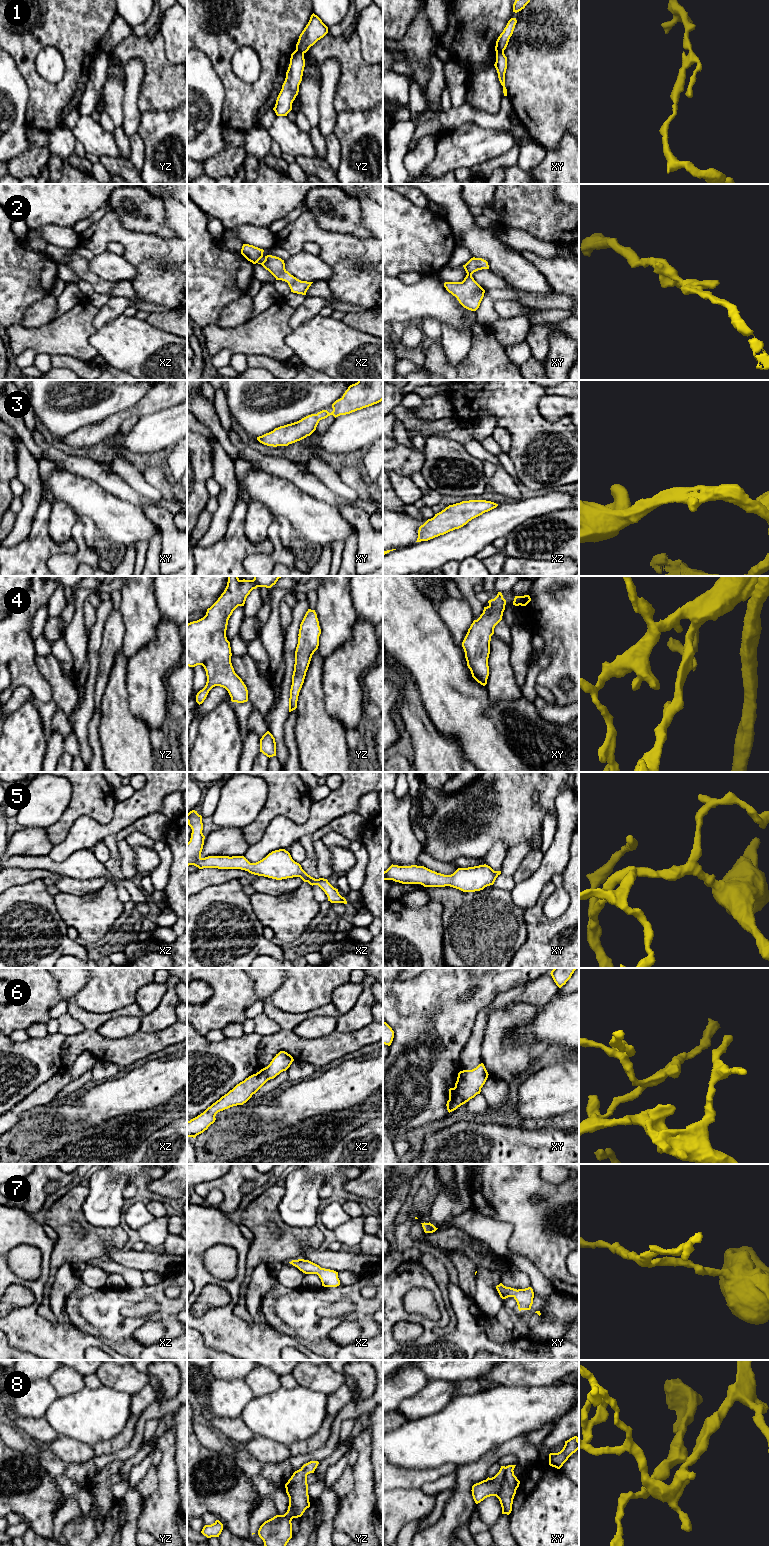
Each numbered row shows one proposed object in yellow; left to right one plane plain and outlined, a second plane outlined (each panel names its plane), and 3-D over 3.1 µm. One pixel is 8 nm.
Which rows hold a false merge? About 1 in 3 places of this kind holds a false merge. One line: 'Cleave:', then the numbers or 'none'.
Cleave: 1, 6

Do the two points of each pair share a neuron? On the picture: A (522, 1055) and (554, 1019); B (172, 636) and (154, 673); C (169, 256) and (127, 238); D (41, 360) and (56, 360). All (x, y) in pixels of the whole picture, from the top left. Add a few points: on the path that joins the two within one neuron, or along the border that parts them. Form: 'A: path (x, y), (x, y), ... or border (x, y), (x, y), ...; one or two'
A: border (508, 1044), (531, 1044), (533, 1046); two
B: path (168, 645), (154, 661), (154, 664); one
C: path (159, 253), (148, 253), (137, 244); one
D: border (52, 356), (51, 367); two

